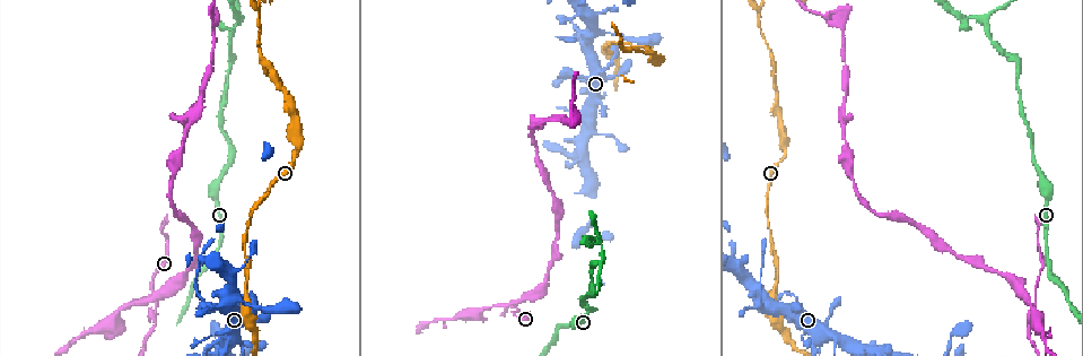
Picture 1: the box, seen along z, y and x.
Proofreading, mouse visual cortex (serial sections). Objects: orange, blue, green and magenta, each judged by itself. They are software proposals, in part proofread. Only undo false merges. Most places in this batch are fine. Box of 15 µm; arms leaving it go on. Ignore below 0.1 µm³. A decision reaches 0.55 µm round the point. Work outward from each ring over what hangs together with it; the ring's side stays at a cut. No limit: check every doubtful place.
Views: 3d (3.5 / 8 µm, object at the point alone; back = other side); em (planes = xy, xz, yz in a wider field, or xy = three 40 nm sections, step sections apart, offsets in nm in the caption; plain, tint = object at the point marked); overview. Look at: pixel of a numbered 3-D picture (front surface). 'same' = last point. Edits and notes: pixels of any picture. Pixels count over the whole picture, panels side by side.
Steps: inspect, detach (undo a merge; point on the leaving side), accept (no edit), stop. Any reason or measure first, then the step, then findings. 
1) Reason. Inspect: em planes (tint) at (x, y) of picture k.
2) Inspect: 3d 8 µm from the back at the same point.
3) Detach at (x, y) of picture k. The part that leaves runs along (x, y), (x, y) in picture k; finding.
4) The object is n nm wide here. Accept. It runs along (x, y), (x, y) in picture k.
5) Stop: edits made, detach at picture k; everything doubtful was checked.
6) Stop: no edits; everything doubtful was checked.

Thin neck. Inspect: 3d 8 µm at (509, 305) of picture 1.

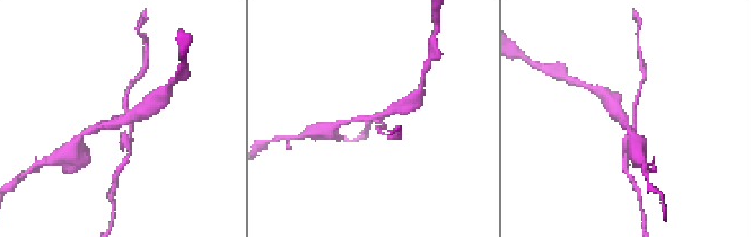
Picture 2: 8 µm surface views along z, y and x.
Inspect: em xy step 5 (tint) at (621, 126) of picture 2.

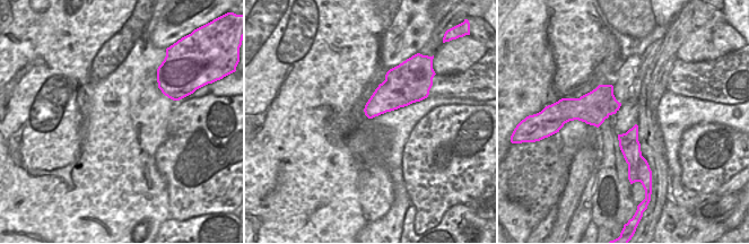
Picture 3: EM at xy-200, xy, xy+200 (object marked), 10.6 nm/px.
Accept. Continuous, no second cell.

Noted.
Sharp bend. Inspect: 3d 3.5 µm at (987, 18) of picture 1.

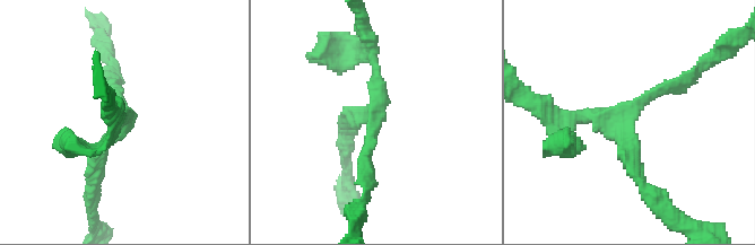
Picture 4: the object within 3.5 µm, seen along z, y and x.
3 arms meet here; the arms are 150, 150, 150 nm wide; now the EM. Inspect: em planes (tint) at (371, 111) of picture 4.

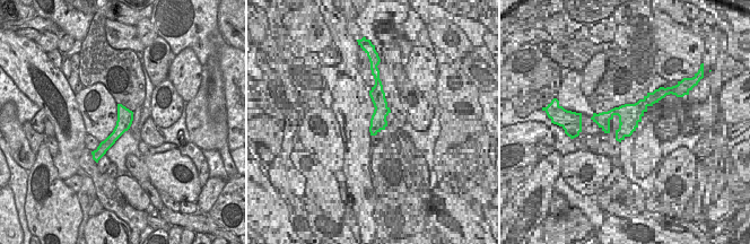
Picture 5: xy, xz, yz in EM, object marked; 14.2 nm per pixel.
Accept. One cell here.

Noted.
Sudden change in width. Inspect: 3d 3.5 µm at (213, 28) of picture 1.

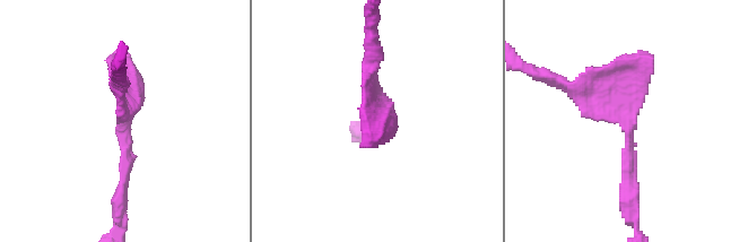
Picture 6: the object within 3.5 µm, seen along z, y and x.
Inspect: em xy step 3 (tint) at (128, 123) of picture 6.

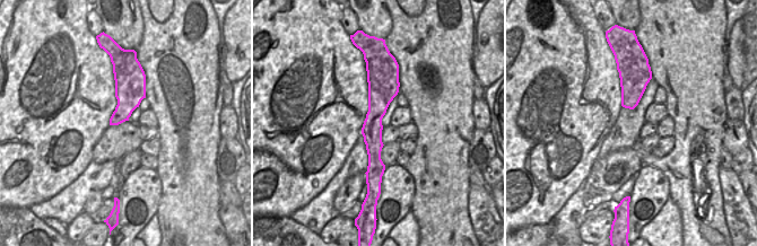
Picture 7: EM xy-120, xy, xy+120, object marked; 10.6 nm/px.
Accept. It runs along (372, 72), (374, 161), (381, 169) in picture 7; one cell here.

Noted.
Inspect: 3d 3.5 µm from the back at (760, 13) of picture 1.

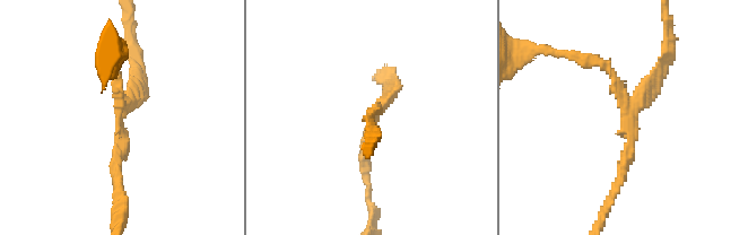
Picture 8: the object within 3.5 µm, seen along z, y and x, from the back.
Shape alone is not enough. Inspect: em xy step 2 (tint) at (119, 116) of picture 8.

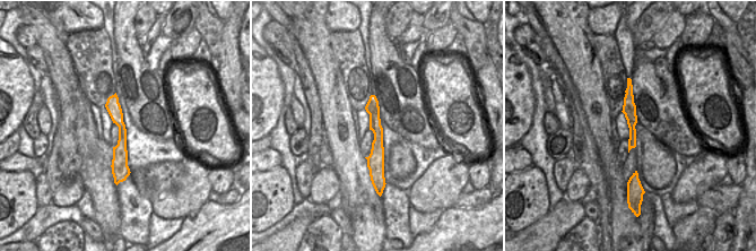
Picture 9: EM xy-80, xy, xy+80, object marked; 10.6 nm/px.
Detach at (582, 61) of picture 8. A border runs along (632, 92), (626, 94) in picture 9; a second cell is stuck on.

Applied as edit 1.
Stop: edits made, detach at picture 8; everything doubtful was checked.

